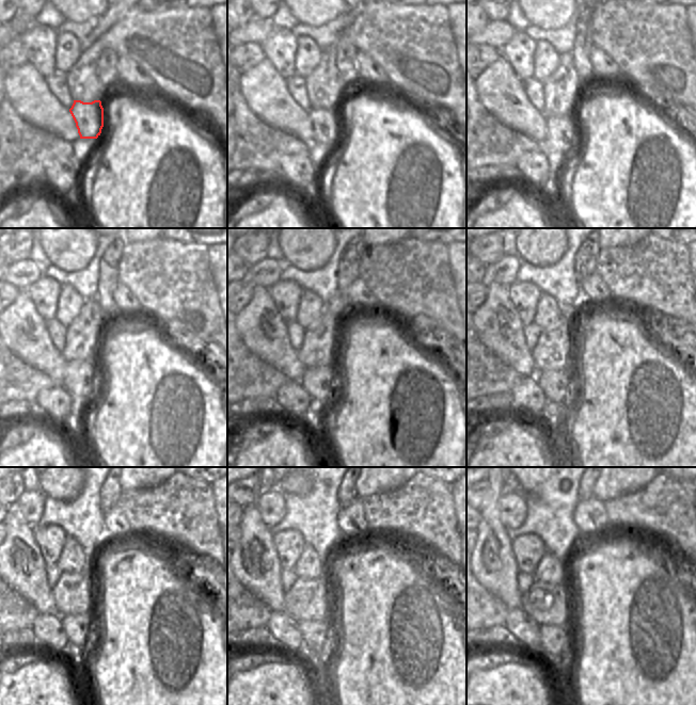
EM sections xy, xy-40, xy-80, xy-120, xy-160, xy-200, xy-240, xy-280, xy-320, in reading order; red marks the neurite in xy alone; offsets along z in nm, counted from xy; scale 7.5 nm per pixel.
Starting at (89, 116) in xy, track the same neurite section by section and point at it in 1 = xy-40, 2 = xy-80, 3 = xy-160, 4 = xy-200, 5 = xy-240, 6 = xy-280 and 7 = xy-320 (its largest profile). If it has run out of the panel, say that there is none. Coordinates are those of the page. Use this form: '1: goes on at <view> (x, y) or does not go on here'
1: goes on at xy-40 (326, 123)
2: goes on at xy-80 (562, 131)
3: goes on at xy-160 (317, 381)
4: goes on at xy-200 (556, 385)
5: goes on at xy-240 (77, 627)
6: goes on at xy-280 (314, 634)
7: goes on at xy-320 (553, 637)

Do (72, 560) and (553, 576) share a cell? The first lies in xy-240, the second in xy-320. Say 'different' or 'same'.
same

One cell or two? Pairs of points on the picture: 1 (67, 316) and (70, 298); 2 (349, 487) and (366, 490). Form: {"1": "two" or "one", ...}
{"1": "one", "2": "two"}

